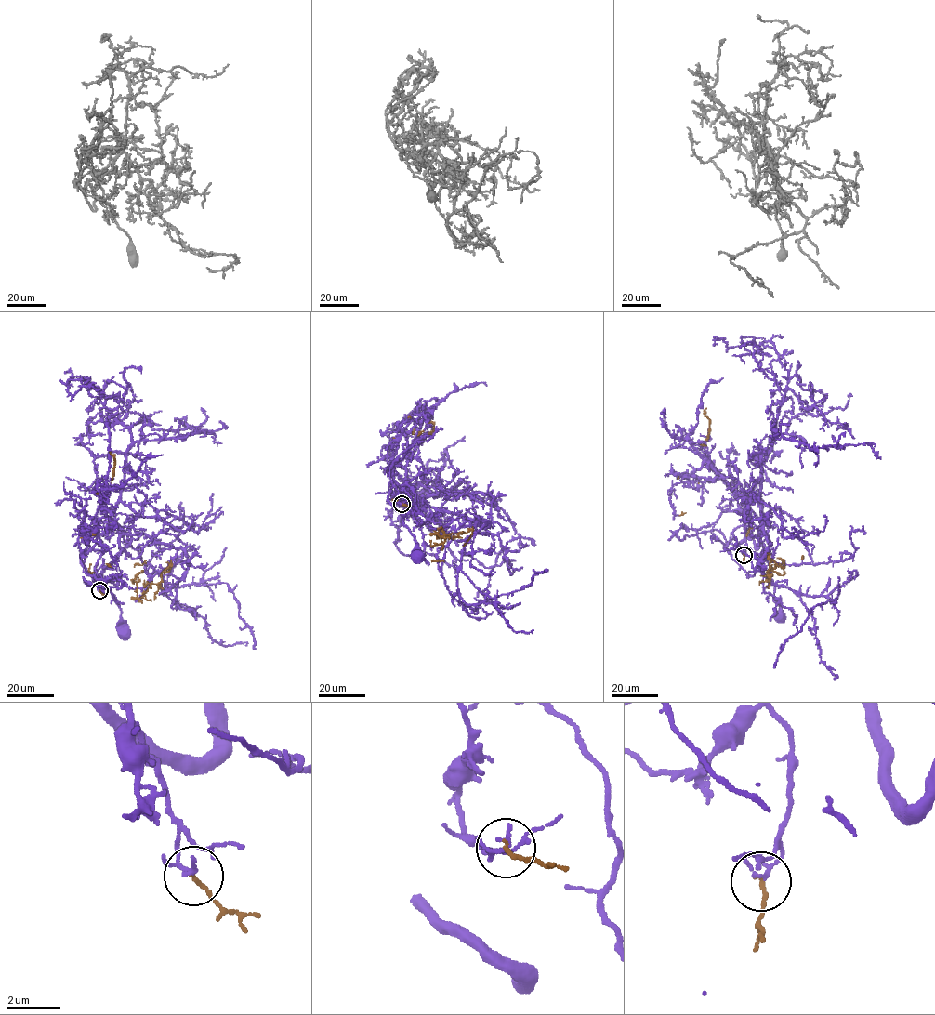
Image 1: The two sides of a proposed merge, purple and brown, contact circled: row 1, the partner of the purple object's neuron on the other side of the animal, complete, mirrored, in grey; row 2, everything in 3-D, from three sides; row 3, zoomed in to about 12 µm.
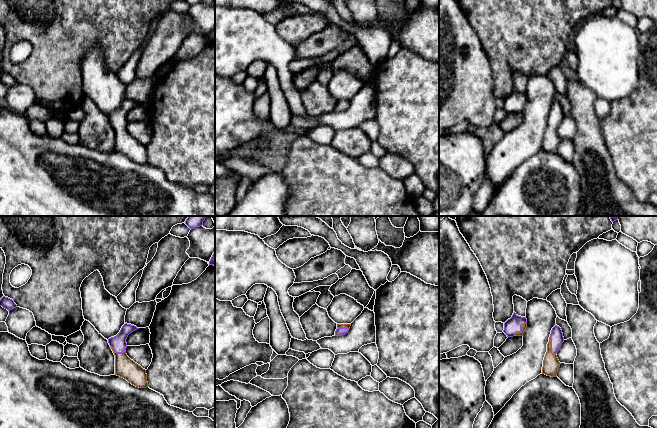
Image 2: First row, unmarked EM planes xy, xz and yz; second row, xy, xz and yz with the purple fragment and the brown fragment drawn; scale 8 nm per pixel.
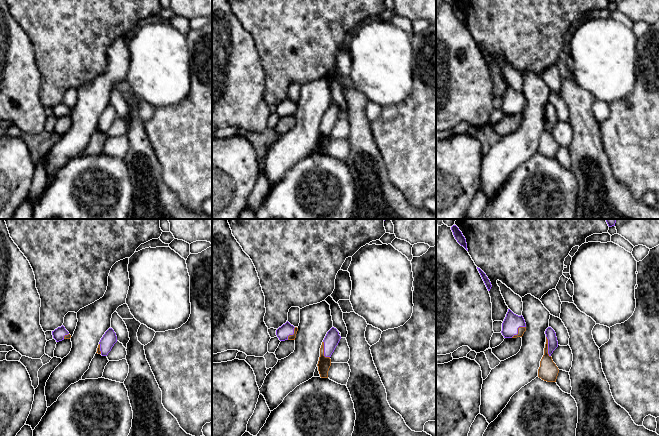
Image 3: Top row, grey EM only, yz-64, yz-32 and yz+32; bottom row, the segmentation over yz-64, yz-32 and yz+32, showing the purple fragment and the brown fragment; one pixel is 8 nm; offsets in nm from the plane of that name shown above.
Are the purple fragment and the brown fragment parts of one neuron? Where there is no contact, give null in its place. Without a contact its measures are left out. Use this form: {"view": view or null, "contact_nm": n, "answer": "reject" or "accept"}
{"view": "xy", "contact_nm": 140, "answer": "reject"}

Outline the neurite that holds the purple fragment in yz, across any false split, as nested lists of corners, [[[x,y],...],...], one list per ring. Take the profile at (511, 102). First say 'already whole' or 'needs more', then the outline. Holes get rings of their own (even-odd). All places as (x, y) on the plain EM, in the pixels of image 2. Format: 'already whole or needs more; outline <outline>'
already whole; outline [[[514,88],[512,93],[504,99],[503,108],[507,111],[507,113],[513,113],[516,108],[521,107],[521,101],[525,99],[527,99],[526,93],[518,92]]]

